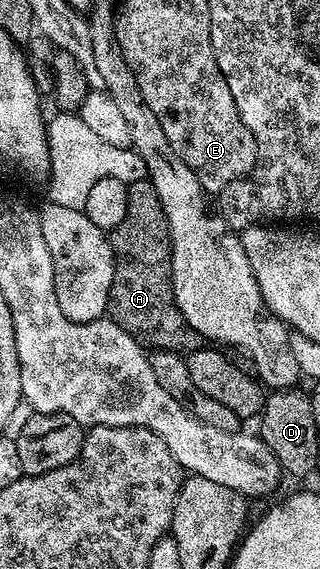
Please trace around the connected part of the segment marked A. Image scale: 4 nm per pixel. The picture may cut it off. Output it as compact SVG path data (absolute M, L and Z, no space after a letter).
M147 179L129 185L127 215L123 215L123 223L111 231L111 244L113 282L109 292L108 316L146 350L188 354L191 330L182 322L181 312L173 297L169 218L159 203L155 187Z

